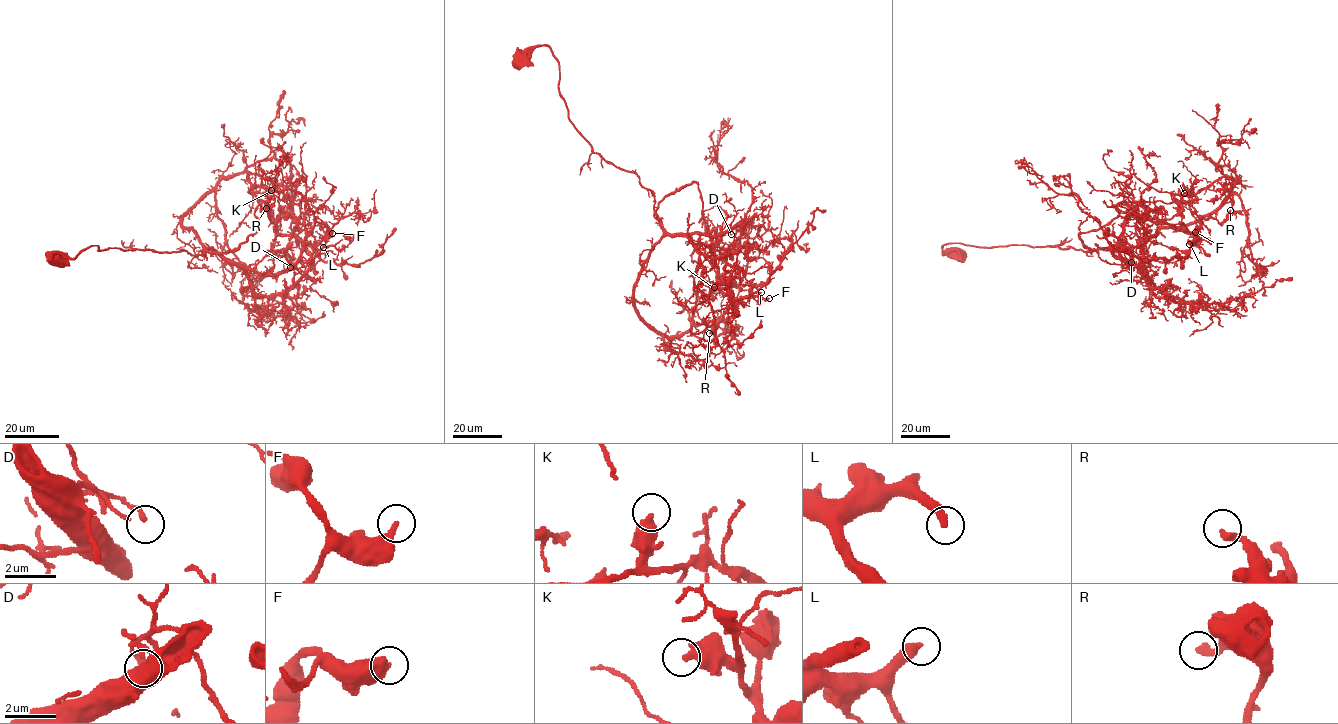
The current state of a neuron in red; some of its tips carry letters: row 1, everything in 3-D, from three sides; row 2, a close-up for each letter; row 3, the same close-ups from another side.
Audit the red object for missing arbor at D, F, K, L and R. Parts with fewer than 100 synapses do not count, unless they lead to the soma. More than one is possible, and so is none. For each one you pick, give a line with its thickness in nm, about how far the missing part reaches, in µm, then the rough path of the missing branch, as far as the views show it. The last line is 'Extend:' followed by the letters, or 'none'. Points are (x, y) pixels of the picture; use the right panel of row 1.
L: Thickness 360 nm. Missing length about 60 µm. Course of what is missing: (1189, 244), (1184, 249), (1164, 212), (1129, 183), (1100, 180)
Extend: L

